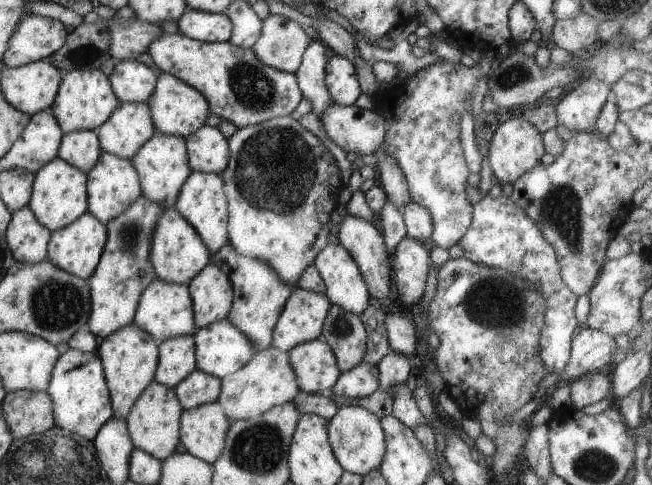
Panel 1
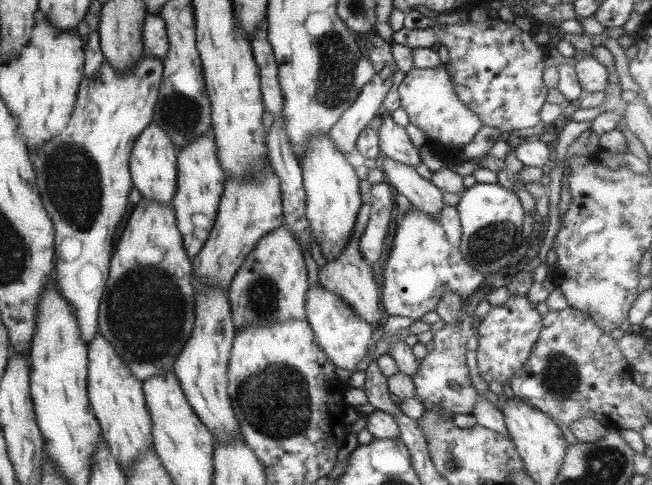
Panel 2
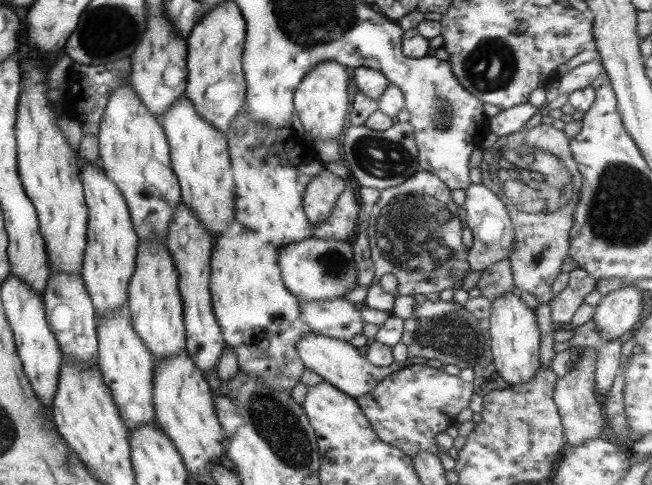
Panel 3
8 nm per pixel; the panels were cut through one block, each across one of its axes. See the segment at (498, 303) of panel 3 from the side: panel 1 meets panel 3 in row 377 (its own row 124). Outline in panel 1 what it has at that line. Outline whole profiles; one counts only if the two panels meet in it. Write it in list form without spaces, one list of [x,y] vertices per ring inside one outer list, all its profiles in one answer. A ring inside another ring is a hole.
[[[523,117],[509,118],[495,130],[488,149],[488,166],[490,166],[493,180],[499,186],[513,184],[523,172],[527,172],[539,163],[539,158],[545,154],[540,132],[529,124]]]

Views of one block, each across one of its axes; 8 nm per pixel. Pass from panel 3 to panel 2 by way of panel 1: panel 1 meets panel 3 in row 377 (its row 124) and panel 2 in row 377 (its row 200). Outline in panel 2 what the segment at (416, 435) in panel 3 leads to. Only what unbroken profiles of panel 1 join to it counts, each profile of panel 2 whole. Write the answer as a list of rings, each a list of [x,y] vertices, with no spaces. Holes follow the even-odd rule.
[[[461,295],[463,310],[460,312],[461,322],[455,326],[446,324],[440,330],[434,330],[433,350],[417,363],[417,372],[411,376],[416,397],[452,412],[453,414],[472,414],[478,394],[469,381],[467,365],[465,365],[465,342],[471,336],[472,327],[469,314],[465,311],[465,295]]]

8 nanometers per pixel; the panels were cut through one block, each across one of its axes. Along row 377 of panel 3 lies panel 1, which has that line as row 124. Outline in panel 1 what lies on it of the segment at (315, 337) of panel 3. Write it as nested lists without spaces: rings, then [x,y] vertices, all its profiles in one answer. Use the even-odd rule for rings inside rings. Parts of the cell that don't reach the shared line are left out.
[[[329,104],[318,120],[333,144],[357,156],[373,154],[385,134],[385,120],[381,116],[355,105]]]

